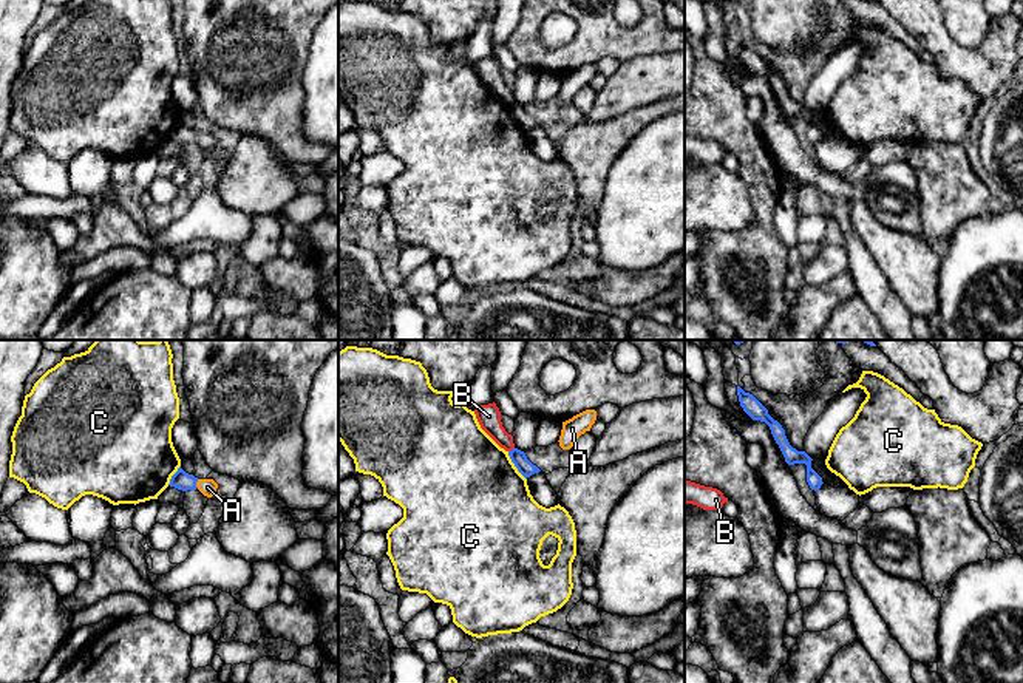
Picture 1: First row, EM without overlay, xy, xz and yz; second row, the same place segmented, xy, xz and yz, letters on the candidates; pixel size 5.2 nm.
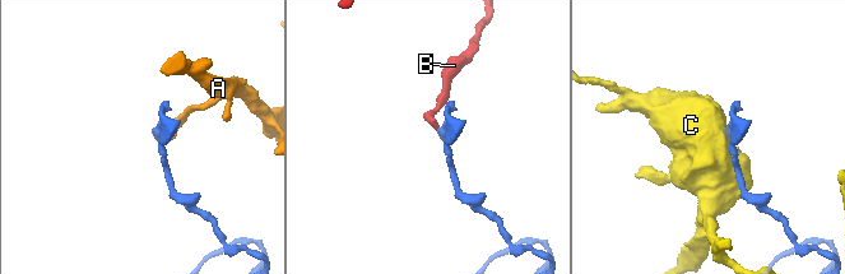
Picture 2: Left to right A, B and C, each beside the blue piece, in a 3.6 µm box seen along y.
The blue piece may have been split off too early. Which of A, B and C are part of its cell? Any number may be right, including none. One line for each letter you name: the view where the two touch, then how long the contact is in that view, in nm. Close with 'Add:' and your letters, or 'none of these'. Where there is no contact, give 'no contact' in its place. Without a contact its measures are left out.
A: meets blue in xy; contact 50 nm long
Add: A

